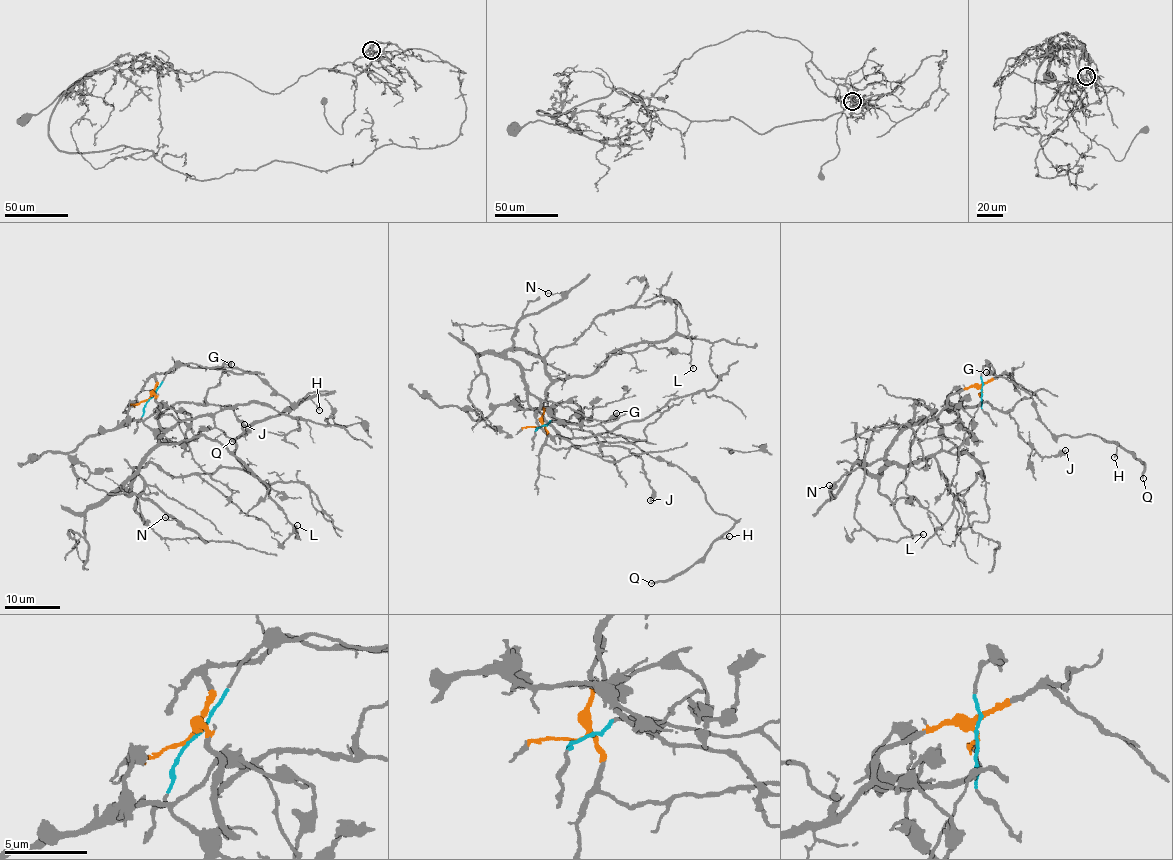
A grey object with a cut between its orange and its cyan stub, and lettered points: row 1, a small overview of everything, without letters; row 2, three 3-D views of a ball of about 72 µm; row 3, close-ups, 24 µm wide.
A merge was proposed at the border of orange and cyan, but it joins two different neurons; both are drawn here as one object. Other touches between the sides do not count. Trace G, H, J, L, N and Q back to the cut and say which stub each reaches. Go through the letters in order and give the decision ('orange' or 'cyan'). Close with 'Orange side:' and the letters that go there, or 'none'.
G: cyan
H: cyan
J: orange
L: orange
N: orange
Q: cyan
Orange side: J, L, N

